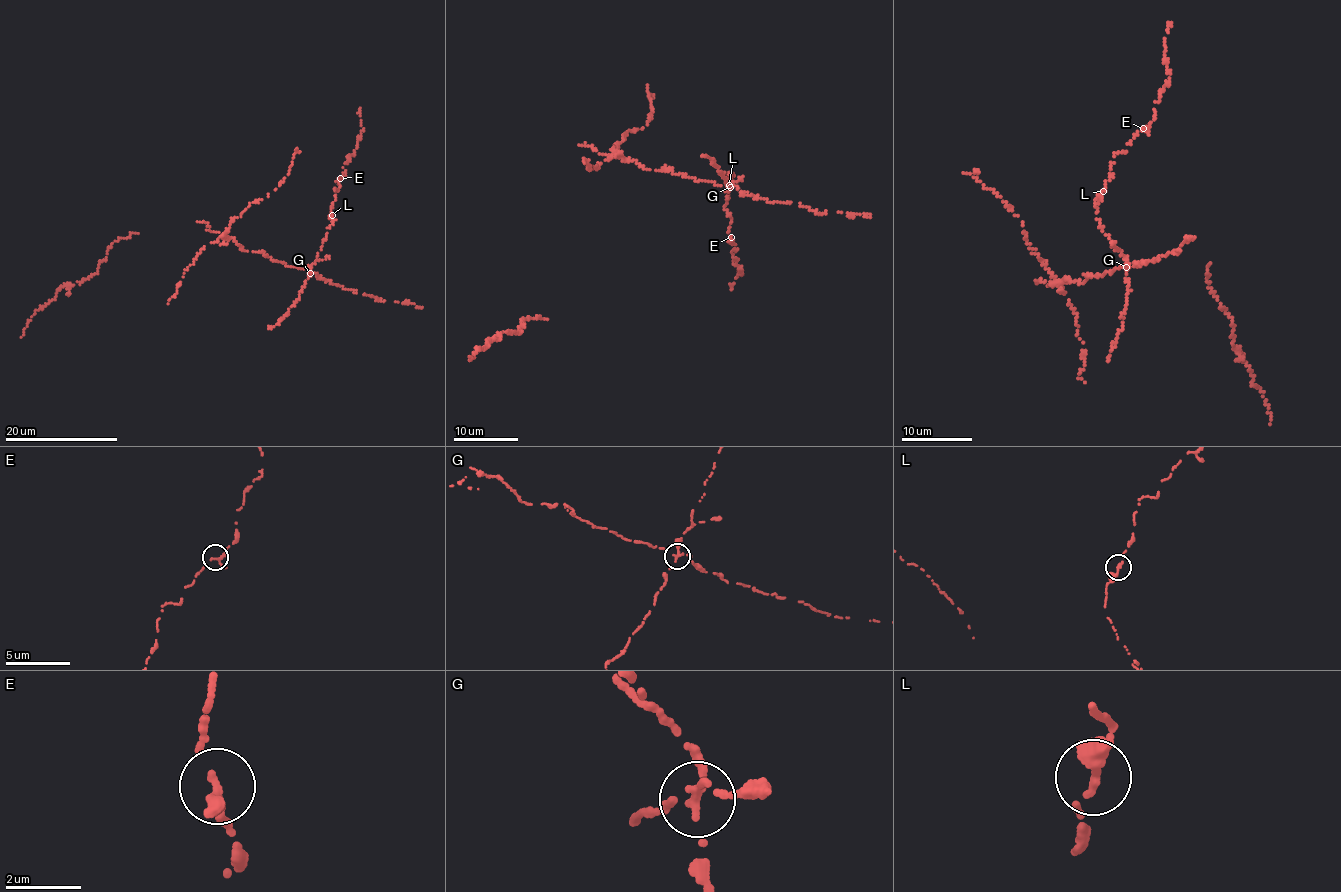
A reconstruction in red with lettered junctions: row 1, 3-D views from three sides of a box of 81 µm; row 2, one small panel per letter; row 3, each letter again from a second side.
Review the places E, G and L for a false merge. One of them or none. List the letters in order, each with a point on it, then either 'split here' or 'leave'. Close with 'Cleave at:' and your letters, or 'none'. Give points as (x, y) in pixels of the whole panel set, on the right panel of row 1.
E: place (1143, 128); leave
G: place (1126, 267); split here
L: place (1103, 191); leave
Cleave at: G

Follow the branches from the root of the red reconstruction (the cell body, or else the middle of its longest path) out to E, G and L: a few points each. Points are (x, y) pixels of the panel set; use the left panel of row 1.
E: (238, 244), (243, 250), (262, 251), (266, 257), (309, 273), (333, 221), (330, 209), (340, 178)
G: (238, 244), (243, 250), (262, 251), (266, 257), (310, 274)
L: (238, 244), (243, 250), (262, 251), (266, 257), (309, 273), (333, 221), (332, 215)

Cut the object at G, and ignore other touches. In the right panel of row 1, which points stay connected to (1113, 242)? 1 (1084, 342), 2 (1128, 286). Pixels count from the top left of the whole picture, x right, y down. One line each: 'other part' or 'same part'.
1: other part
2: same part

